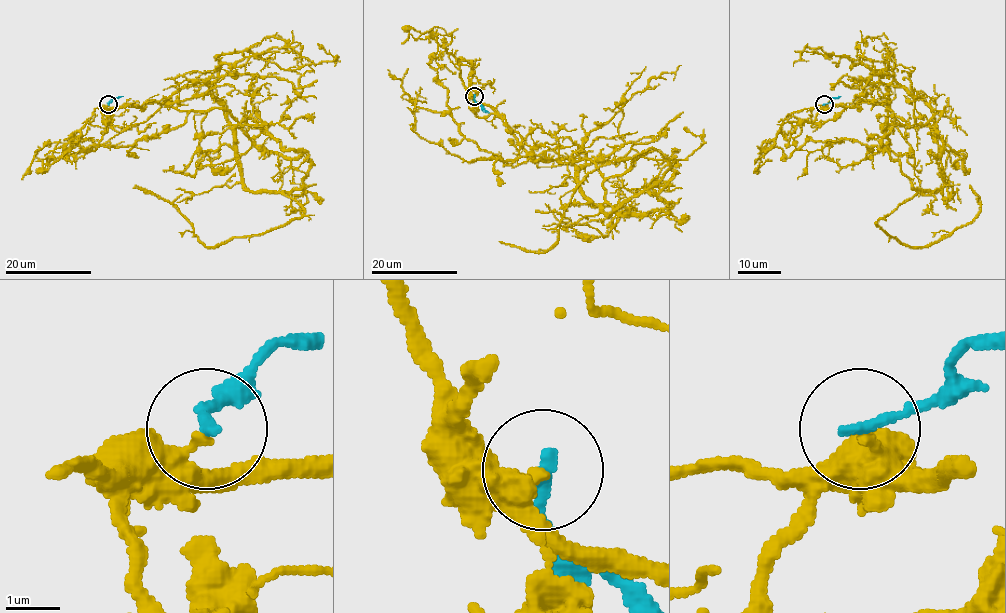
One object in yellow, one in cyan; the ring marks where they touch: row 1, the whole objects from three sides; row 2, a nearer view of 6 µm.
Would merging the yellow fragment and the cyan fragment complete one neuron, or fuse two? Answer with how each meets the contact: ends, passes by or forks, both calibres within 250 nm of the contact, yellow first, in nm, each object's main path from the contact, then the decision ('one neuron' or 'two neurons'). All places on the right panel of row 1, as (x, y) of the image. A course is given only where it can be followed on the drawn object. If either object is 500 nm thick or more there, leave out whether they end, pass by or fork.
yellow ends | cyan ends | 320/220 nm | yellow via (823, 105), (884, 101), (933, 128), (944, 185), (876, 223), (903, 245), (968, 224), (980, 210), (969, 188) | cyan via (823, 105), (841, 96) | two neurons

